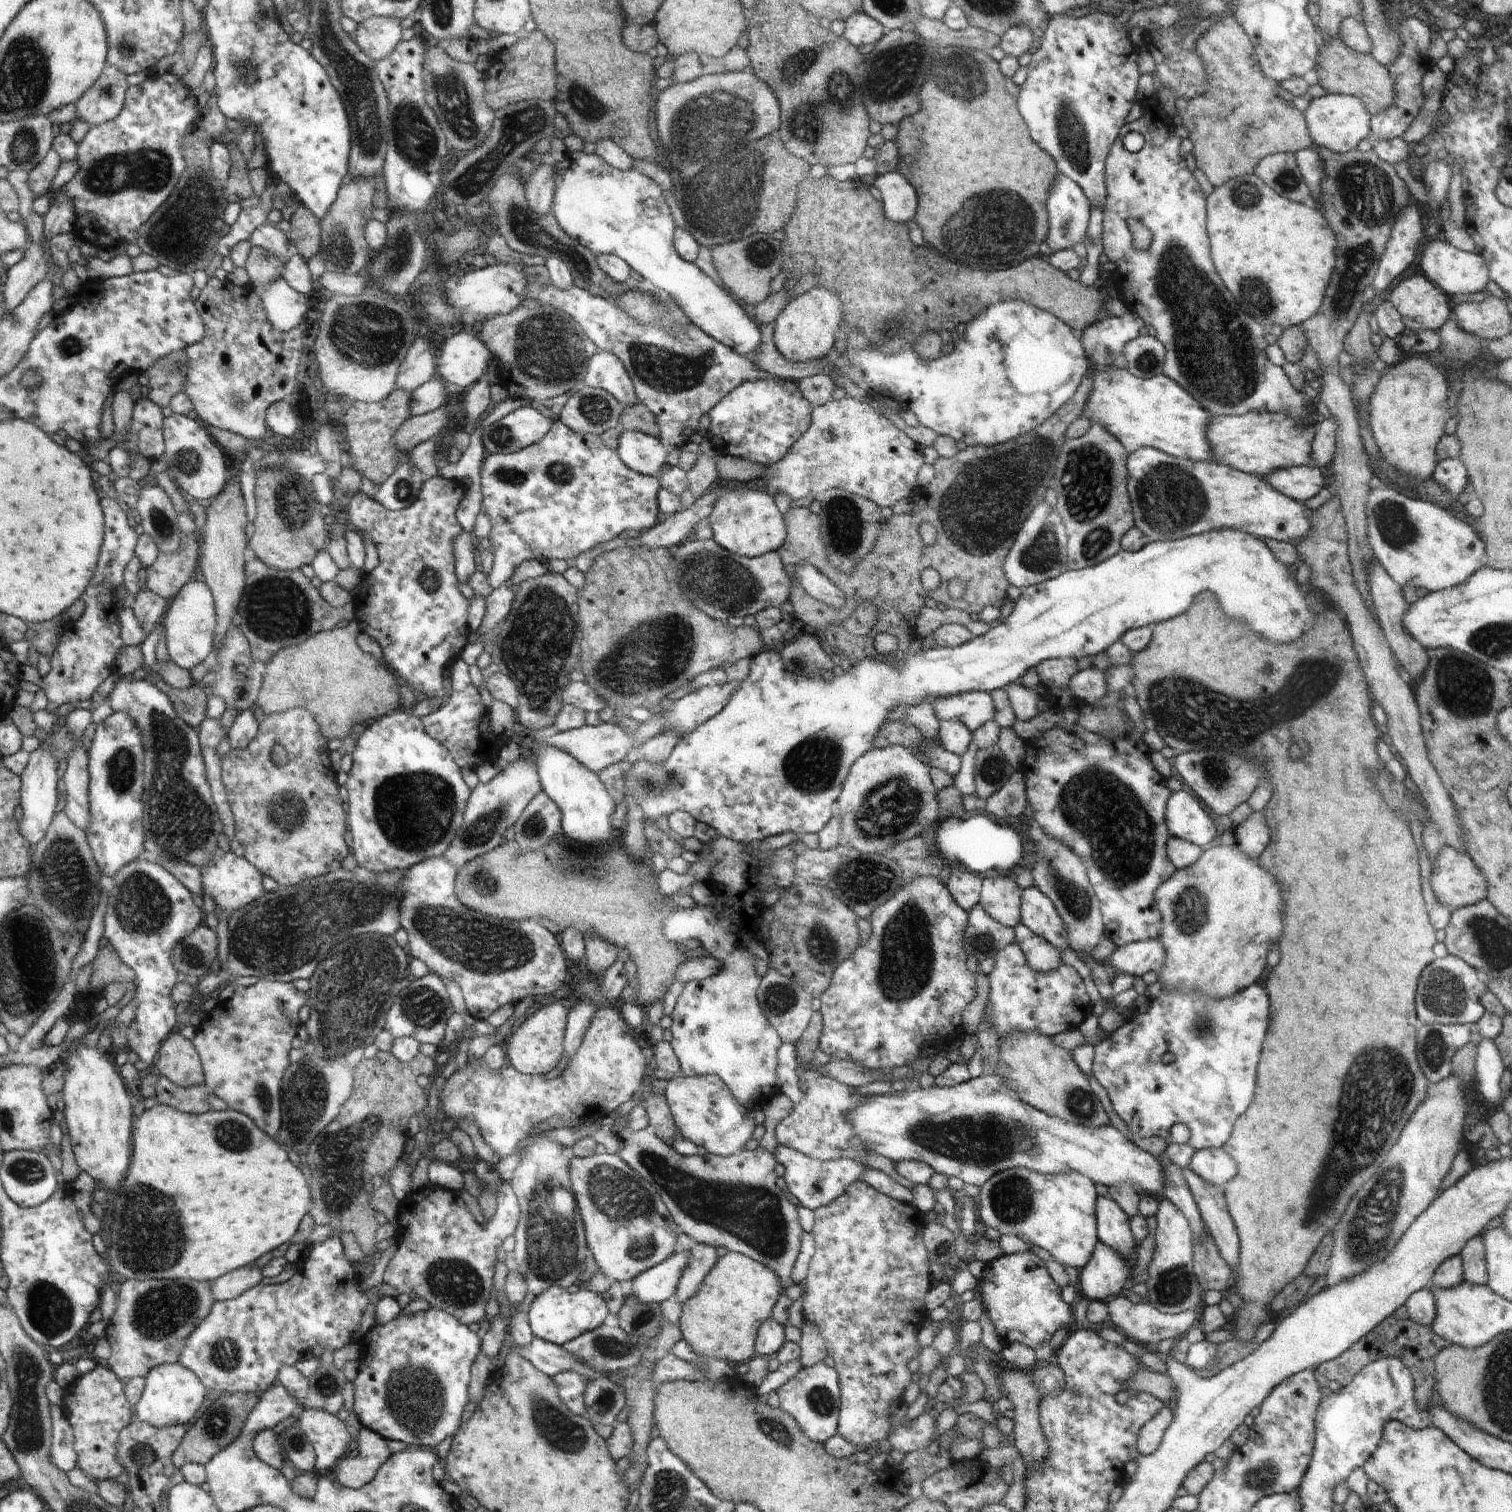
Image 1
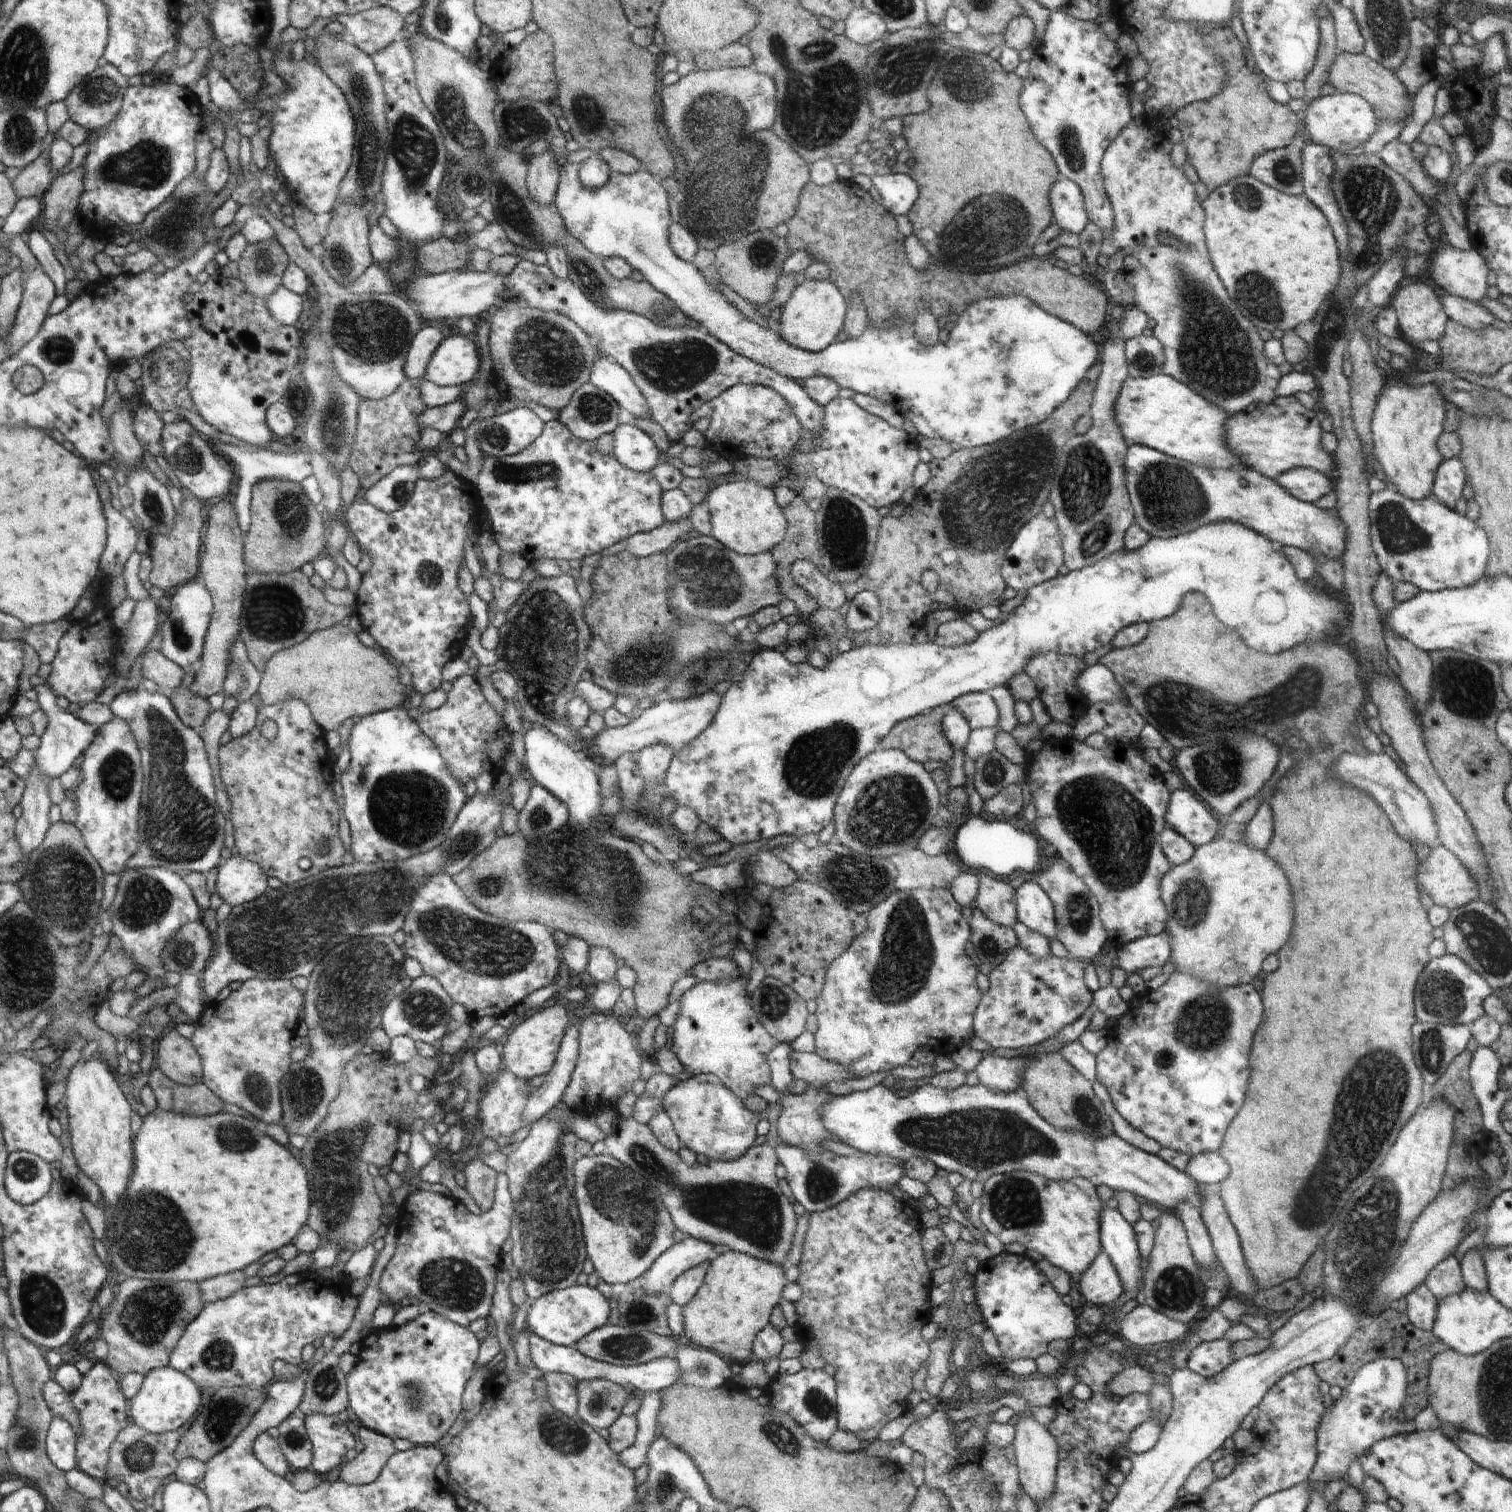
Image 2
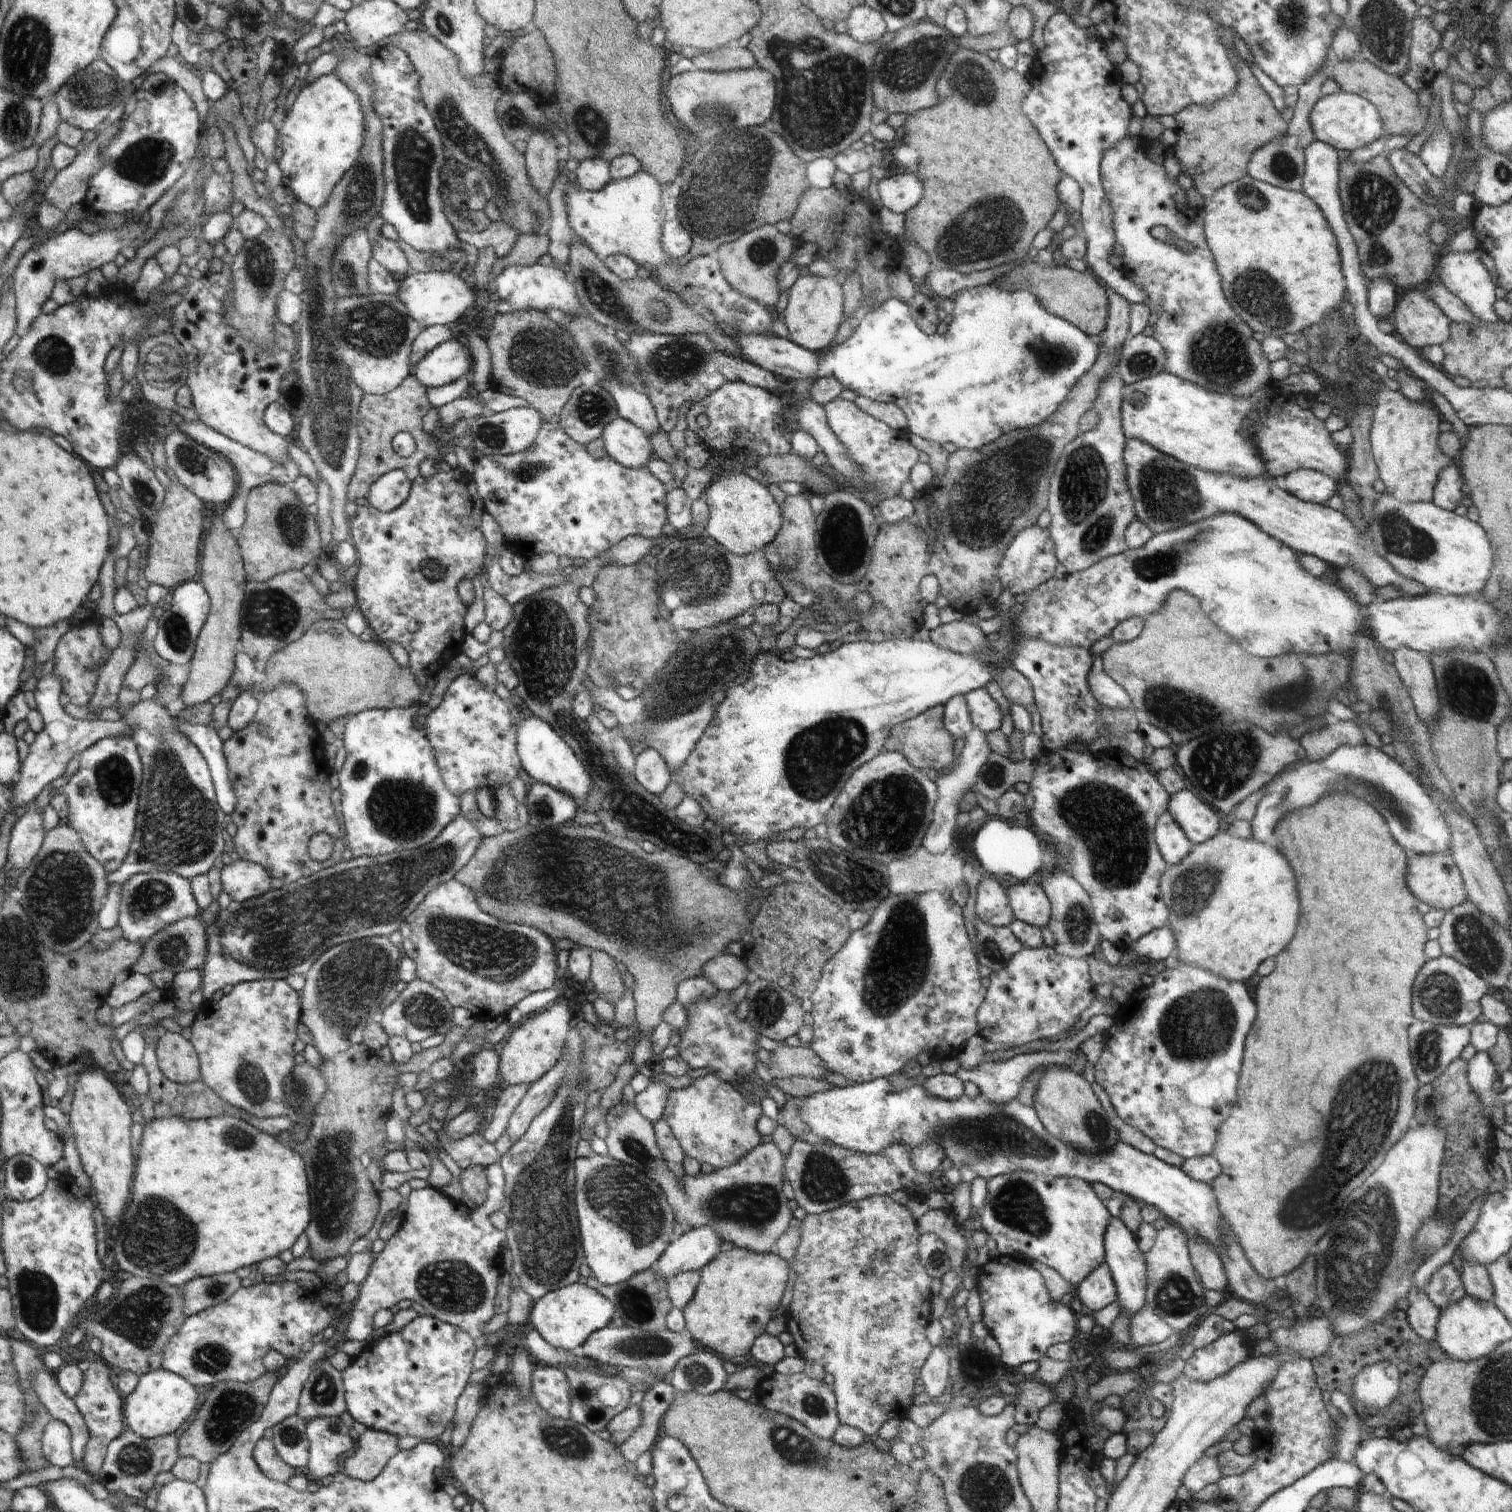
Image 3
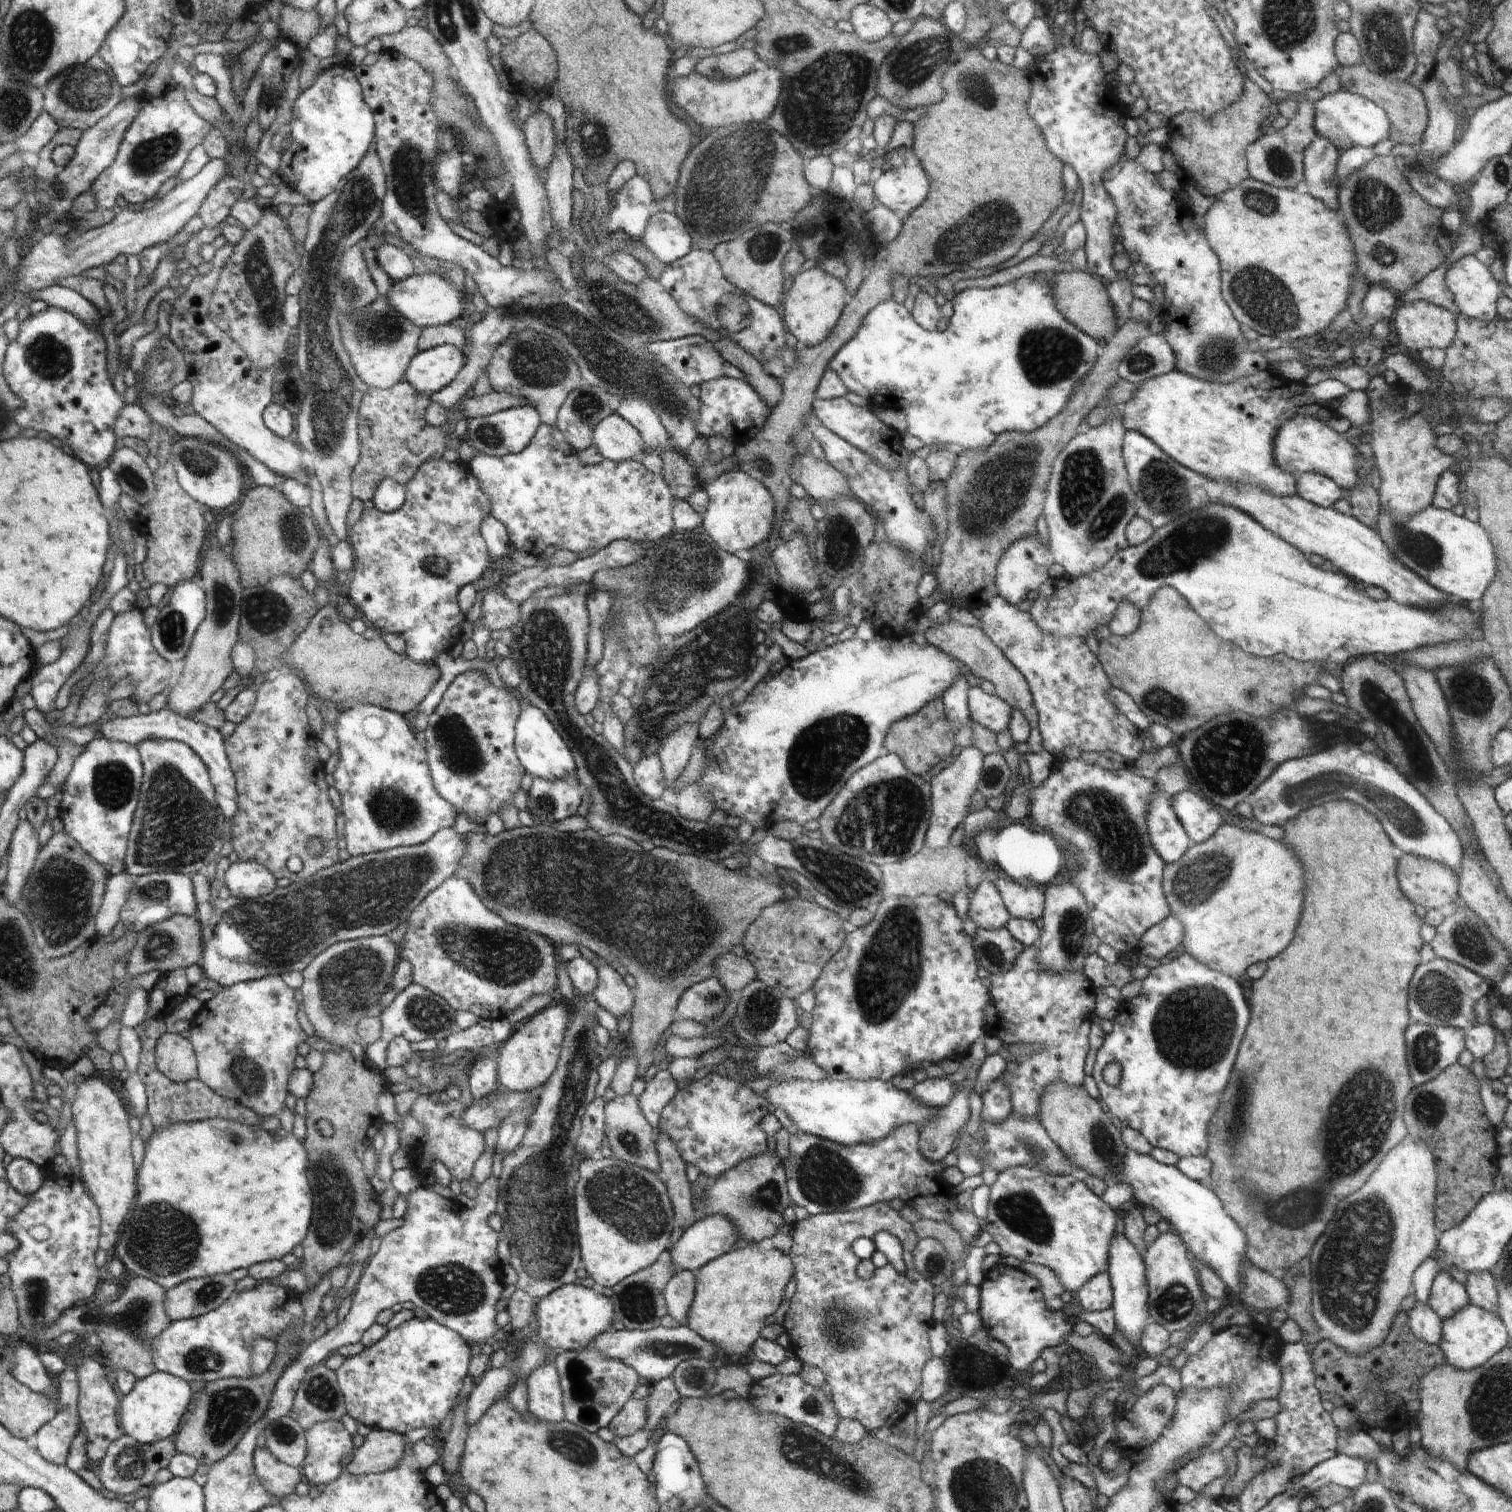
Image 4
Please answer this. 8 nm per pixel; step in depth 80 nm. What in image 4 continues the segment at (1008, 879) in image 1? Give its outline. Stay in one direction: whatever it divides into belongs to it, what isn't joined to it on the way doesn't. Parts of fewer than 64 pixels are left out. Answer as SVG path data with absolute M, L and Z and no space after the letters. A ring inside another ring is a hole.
M980 881L969 902L969 916L977 928L994 930L1006 927L1012 918L1005 907L1001 892L992 881Z

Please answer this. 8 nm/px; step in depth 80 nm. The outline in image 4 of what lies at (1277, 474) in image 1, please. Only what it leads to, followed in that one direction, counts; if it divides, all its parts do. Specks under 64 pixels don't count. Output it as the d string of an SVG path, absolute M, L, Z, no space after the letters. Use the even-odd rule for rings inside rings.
M1316 472L1295 475L1296 495L1321 507L1332 507L1334 502L1346 496L1331 478Z

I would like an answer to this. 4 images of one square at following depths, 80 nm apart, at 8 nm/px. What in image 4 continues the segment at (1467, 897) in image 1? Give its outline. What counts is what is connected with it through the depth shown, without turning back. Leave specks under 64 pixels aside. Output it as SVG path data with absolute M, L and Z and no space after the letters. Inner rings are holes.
M1403 853L1398 860L1400 888L1414 904L1439 909L1459 902L1459 875L1455 870L1412 853Z

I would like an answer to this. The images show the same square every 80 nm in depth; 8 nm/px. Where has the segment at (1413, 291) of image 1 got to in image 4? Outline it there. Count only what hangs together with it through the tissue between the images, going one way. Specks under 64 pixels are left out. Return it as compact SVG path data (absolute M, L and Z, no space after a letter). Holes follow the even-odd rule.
M1424 299L1404 303L1395 309L1391 319L1394 341L1403 343L1409 349L1421 351L1426 347L1444 350L1453 341L1457 330L1457 316Z

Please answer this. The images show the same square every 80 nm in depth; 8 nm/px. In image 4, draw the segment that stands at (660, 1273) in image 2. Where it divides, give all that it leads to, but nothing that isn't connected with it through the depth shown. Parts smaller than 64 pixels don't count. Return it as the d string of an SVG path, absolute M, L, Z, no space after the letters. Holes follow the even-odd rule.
M720 1215L696 1220L665 1253L671 1266L678 1271L696 1274L710 1261L721 1257L741 1237L731 1222Z

